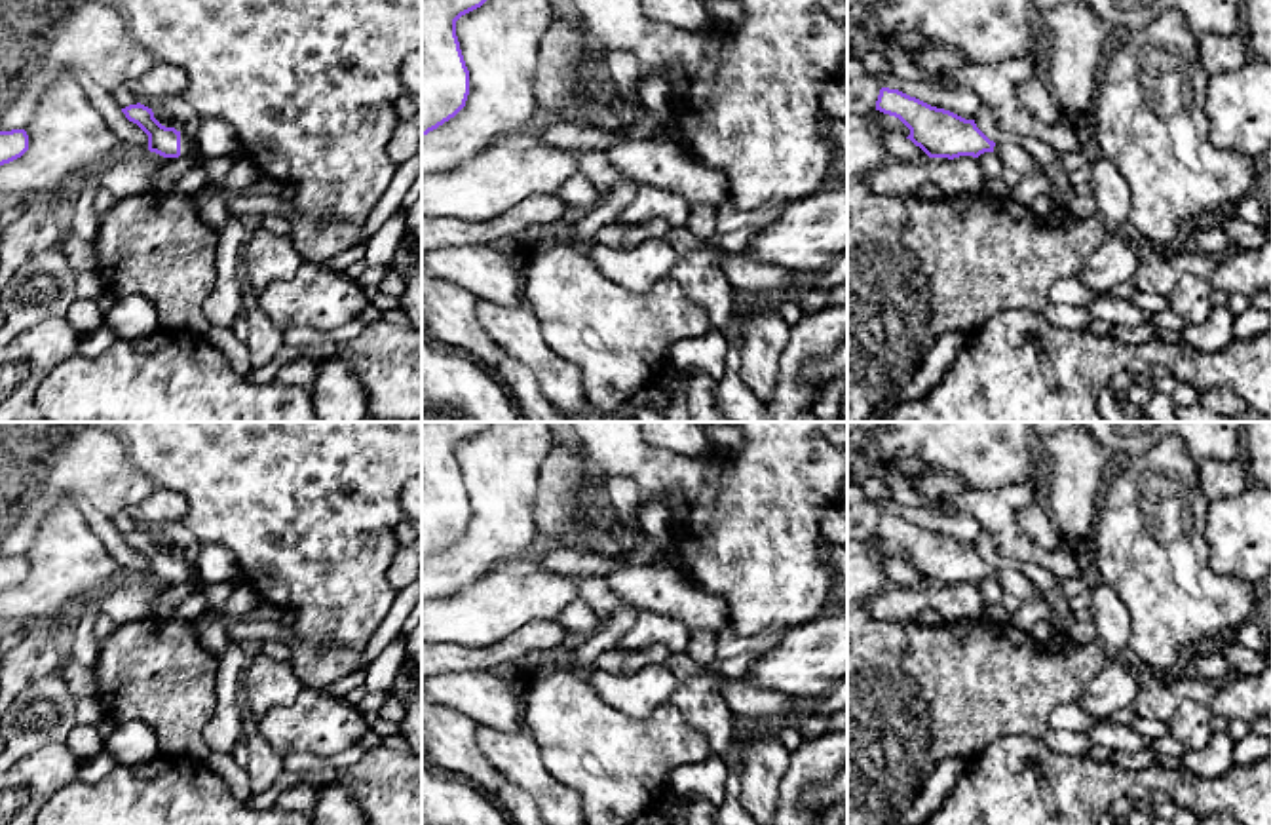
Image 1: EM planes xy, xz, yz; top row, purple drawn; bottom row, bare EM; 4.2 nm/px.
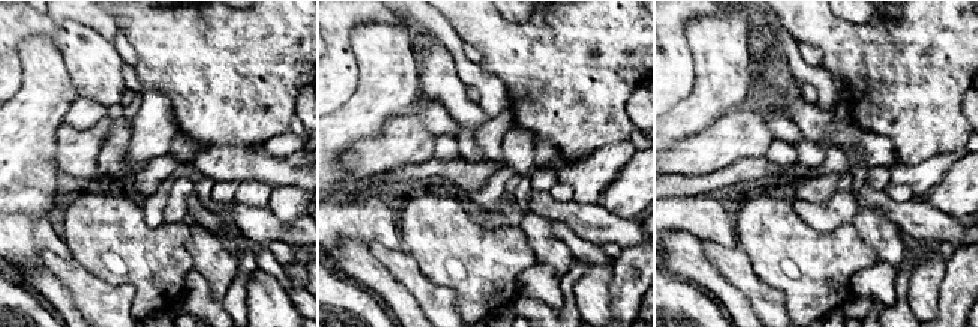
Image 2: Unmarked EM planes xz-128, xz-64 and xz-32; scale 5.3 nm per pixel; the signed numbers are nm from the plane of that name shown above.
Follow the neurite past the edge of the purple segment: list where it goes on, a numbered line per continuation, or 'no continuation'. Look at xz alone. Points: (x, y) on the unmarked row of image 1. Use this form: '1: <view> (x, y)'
no continuation

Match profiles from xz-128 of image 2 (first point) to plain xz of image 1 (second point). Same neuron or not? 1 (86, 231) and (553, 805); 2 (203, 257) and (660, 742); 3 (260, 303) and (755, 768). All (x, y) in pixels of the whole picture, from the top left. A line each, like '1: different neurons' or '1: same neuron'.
1: different neurons
2: different neurons
3: same neuron

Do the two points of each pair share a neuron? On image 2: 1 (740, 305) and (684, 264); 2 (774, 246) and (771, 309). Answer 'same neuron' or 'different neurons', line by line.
1: same neuron
2: different neurons

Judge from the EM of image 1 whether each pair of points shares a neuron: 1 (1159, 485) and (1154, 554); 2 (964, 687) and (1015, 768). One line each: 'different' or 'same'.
1: same
2: different

